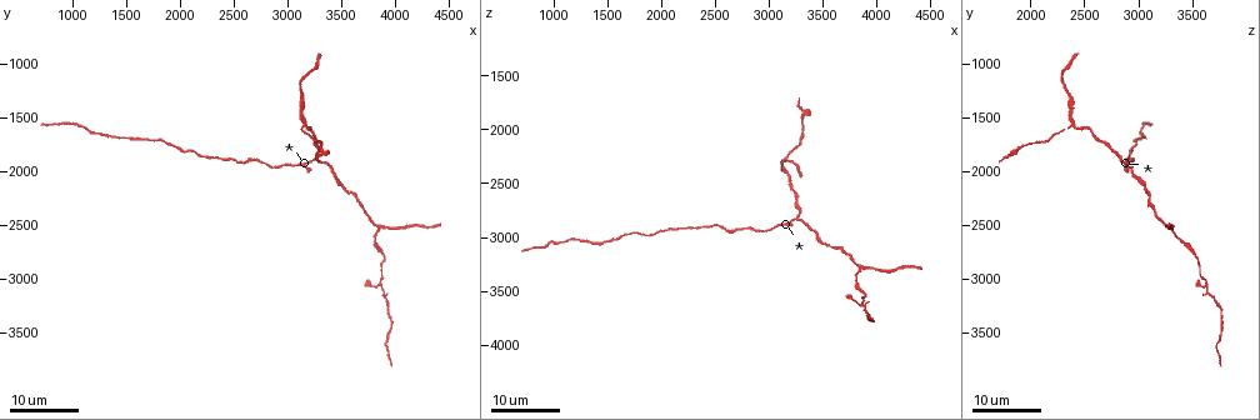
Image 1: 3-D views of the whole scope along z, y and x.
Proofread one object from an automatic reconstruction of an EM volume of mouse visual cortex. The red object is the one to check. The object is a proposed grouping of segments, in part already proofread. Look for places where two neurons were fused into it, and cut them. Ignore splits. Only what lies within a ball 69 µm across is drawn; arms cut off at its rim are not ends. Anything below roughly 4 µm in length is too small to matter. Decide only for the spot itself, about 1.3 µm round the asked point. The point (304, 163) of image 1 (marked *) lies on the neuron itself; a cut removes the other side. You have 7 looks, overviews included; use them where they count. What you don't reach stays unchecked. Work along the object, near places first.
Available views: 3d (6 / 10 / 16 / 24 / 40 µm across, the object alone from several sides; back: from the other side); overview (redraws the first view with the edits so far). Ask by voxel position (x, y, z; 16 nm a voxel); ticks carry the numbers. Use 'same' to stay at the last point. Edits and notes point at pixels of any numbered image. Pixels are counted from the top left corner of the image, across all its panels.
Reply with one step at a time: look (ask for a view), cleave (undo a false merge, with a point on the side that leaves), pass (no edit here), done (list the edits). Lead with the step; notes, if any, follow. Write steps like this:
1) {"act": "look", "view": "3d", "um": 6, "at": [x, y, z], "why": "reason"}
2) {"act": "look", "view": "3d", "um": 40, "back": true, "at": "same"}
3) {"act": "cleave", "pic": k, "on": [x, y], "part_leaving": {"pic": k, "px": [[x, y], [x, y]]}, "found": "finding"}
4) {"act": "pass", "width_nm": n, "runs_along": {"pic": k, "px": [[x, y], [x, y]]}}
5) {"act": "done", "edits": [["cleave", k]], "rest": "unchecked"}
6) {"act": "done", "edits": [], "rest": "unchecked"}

{"act": "look", "view": "3d", "um": 24, "at": [3300, 1800, 1880], "why": "sudden change in width"}

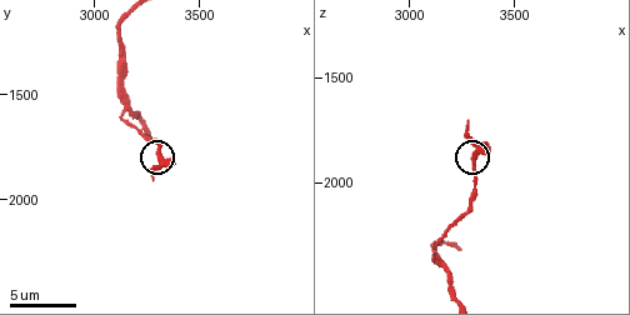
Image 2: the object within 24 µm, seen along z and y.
{"act": "look", "view": "3d", "um": 6, "at": [3320, 1780, 1890]}

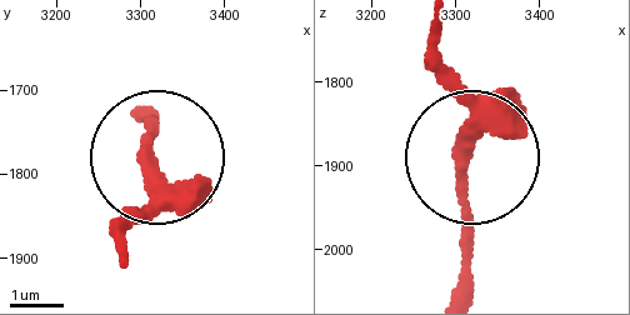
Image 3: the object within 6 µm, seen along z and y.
{"act": "pass", "found": "all the same neuron"}

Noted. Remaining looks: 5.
{"act": "look", "view": "3d", "um": 6, "at": [3140, 1550, 2380], "why": "three arms meet"}

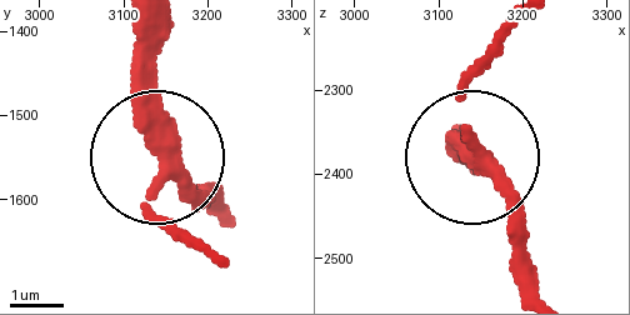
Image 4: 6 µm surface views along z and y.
{"act": "pass", "arms": 3, "found": "all the same neuron"}

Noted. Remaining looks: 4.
{"act": "look", "view": "3d", "um": 16, "at": [3240, 1900, 2840], "why": "three-way junction"}

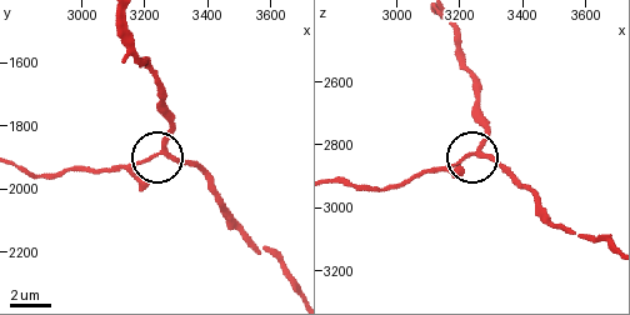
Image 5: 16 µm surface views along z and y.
{"act": "look", "view": "3d", "um": 6, "at": [3270, 1870, 2820]}

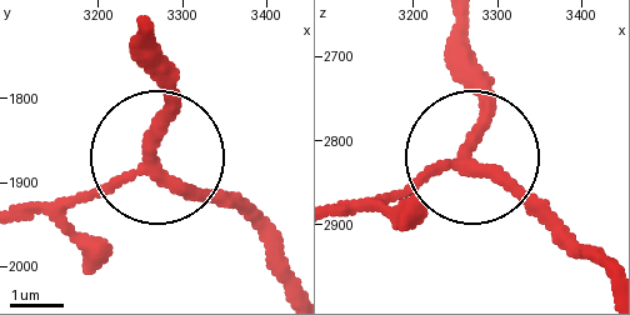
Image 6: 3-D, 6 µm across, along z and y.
{"act": "look", "view": "3d", "um": 6, "back": true, "at": [3265, 1870, 2825], "why": "other side"}

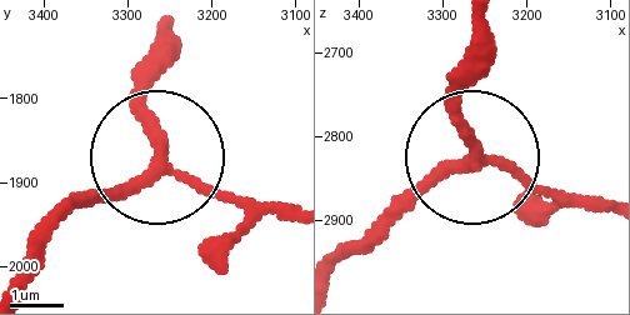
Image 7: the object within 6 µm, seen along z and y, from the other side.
{"act": "pass", "runs_along": {"pic": 7, "px": [[559, 200], [474, 160], [456, 70]]}, "found": "one neuron here"}

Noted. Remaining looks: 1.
{"act": "done", "edits": [], "rest": "unchecked"}

